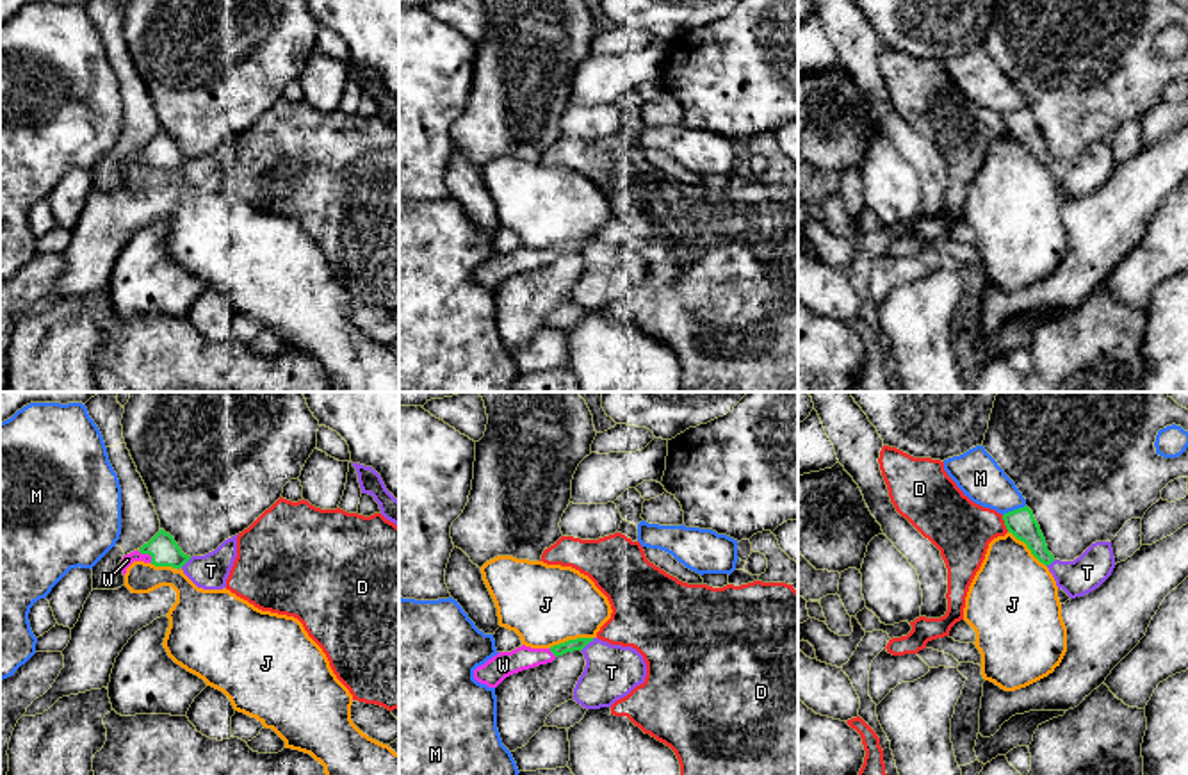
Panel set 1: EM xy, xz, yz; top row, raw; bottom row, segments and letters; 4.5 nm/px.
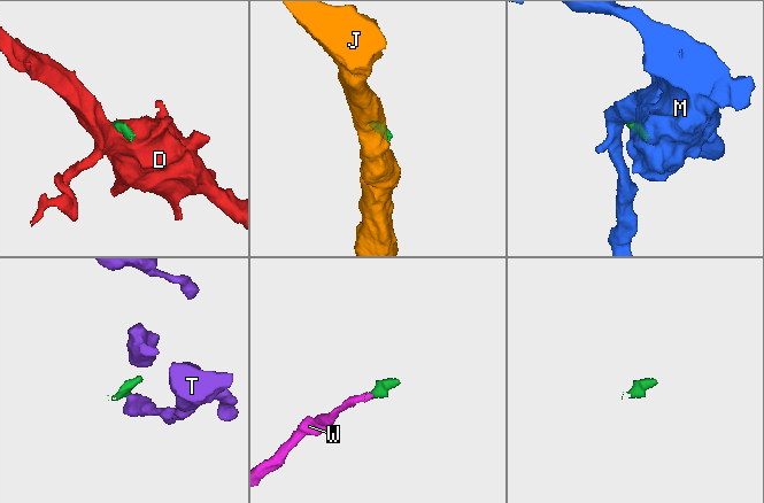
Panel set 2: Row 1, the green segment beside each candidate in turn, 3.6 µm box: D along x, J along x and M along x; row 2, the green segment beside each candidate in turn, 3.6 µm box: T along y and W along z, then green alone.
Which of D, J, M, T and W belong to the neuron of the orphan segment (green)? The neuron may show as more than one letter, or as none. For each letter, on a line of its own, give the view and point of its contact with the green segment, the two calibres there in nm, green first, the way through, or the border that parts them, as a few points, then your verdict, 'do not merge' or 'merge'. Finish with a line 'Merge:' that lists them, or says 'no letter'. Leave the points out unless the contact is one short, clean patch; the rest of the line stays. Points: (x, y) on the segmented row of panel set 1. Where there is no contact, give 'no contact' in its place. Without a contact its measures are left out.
D: contact yz (1005, 524); calibres 130 and 280 nm; do not merge
J: contact xz (570, 640); calibres 60 and 360 nm; border xz (592, 636), (569, 638), (549, 647); do not merge
M: contact yz (1014, 510); calibres 130 and 200 nm; do not merge
T: contact xz (586, 644); calibres 60 and 240 nm; border xz (594, 638), (581, 651); do not merge
W: contact xy (146, 553); calibres 140 and 50 nm; way xy (164, 551), (146, 553), (127, 560); merge
Merge: W

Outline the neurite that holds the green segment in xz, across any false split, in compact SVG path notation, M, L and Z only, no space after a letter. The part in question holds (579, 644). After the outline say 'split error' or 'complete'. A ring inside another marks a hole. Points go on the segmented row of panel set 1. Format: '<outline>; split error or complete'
M593 638L568 640L550 649L531 649L522 645L511 652L499 652L474 670L474 679L488 688L497 688L506 677L552 663L557 656L566 652L582 650L590 641L593 641Z; split error

